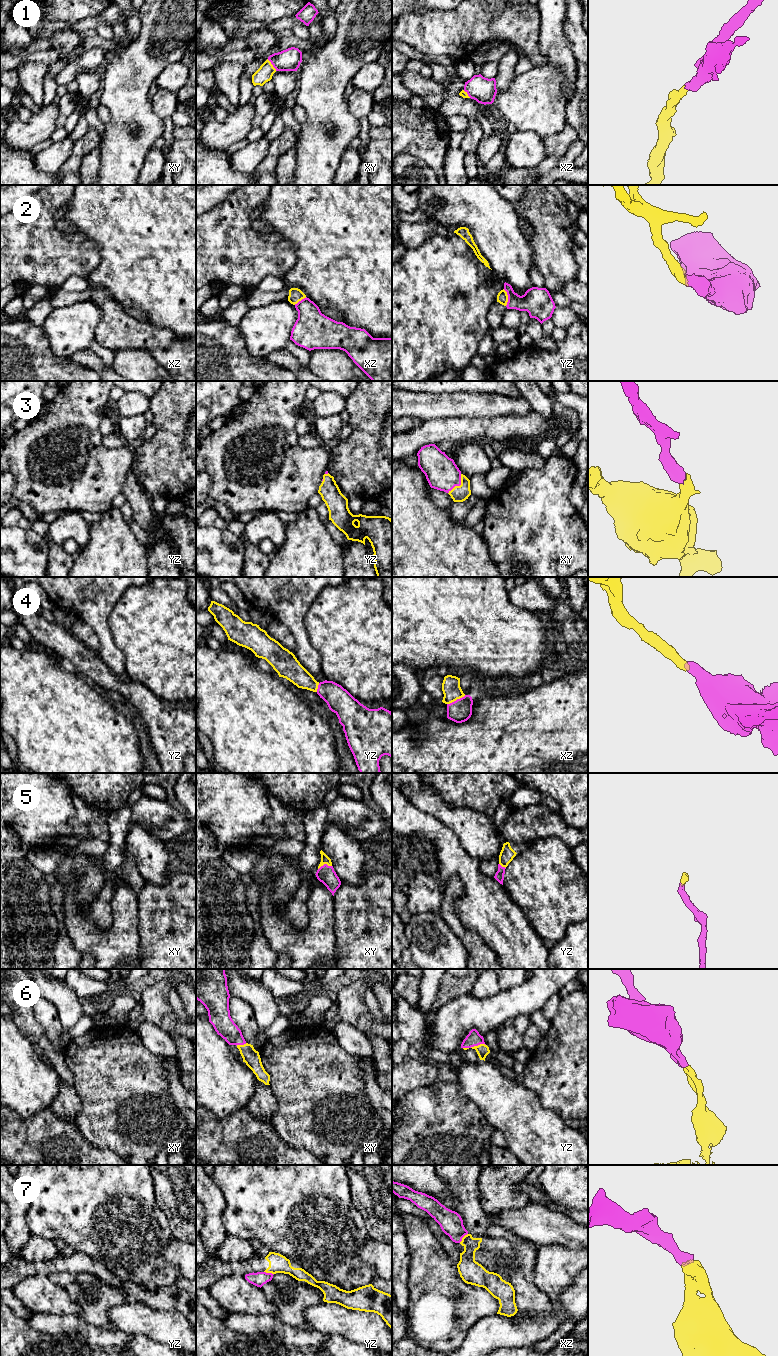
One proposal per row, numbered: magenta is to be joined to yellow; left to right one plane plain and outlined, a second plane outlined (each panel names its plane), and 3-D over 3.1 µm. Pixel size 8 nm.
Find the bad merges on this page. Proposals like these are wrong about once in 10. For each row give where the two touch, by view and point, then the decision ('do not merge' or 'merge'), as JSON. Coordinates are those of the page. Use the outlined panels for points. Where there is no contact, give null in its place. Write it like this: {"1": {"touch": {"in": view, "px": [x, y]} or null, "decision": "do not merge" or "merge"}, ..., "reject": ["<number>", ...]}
{"1": {"touch": {"in": "xy", "px": [272, 65]}, "decision": "merge"}, "2": {"touch": {"in": "yz", "px": [507, 297]}, "decision": "merge"}, "3": {"touch": {"in": "xy", "px": [460, 485]}, "decision": "merge"}, "4": {"touch": {"in": "xz", "px": [456, 699]}, "decision": "merge"}, "5": {"touch": {"in": "xy", "px": [324, 863]}, "decision": "merge"}, "6": {"touch": {"in": "yz", "px": [477, 1046]}, "decision": "merge"}, "7": {"touch": {"in": "xz", "px": [462, 1238]}, "decision": "do not merge"}, "reject": ["7"]}

